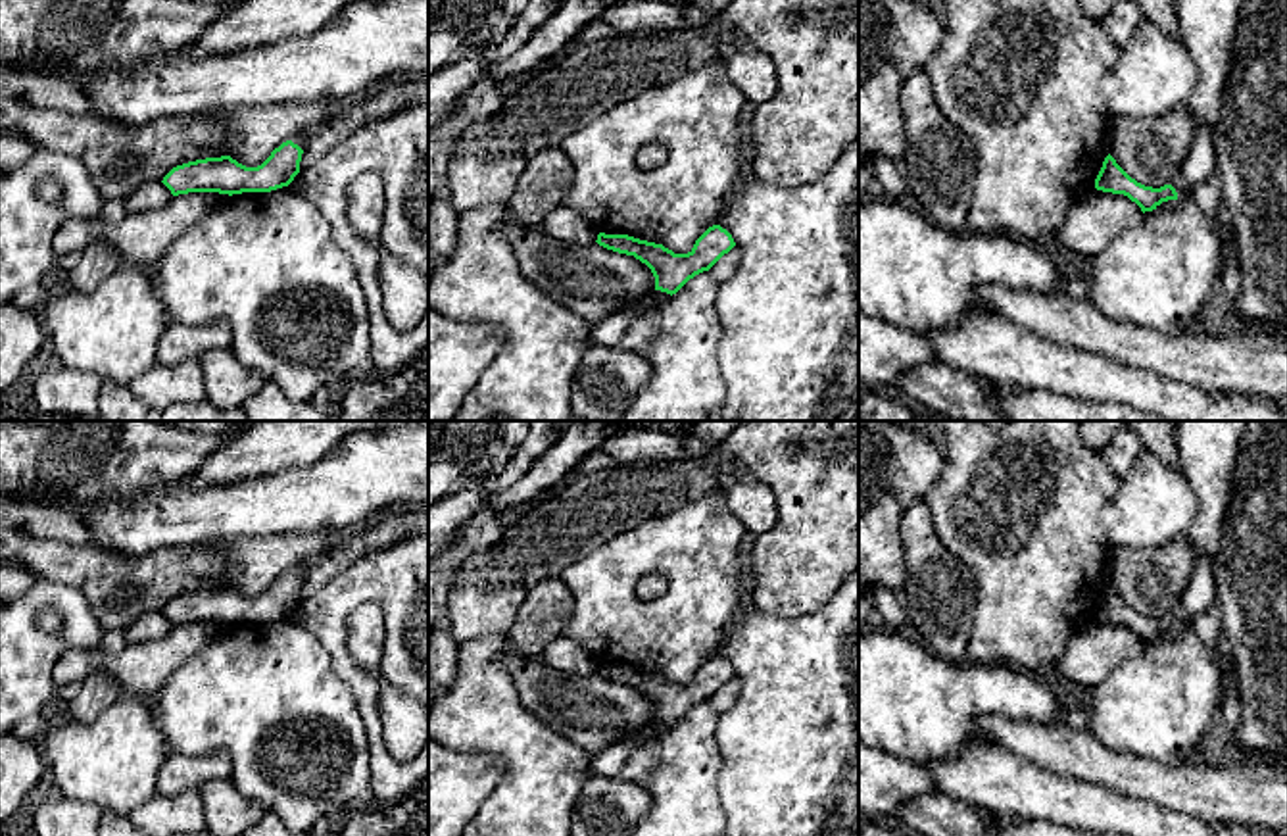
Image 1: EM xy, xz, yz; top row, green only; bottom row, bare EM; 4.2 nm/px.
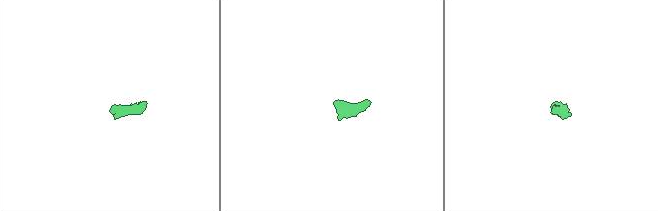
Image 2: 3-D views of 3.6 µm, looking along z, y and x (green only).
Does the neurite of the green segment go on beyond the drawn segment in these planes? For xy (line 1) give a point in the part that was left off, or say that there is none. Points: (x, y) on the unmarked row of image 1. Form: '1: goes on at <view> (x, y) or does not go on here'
1: does not go on here

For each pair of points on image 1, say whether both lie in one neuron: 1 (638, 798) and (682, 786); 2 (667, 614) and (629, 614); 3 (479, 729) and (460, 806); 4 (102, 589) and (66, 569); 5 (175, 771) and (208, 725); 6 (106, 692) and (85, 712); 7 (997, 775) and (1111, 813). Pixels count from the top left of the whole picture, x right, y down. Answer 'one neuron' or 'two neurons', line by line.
1: two neurons
2: one neuron
3: two neurons
4: one neuron
5: two neurons
6: one neuron
7: one neuron

